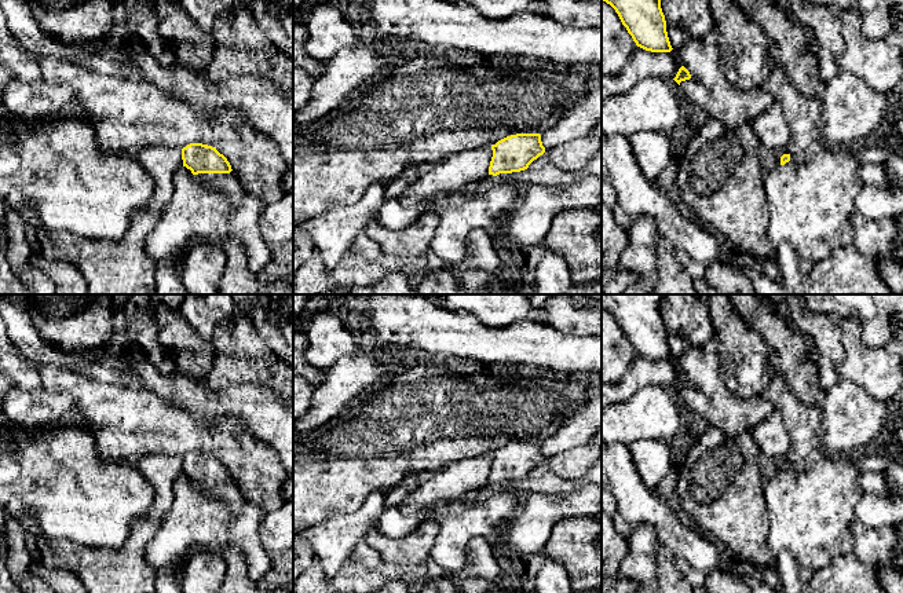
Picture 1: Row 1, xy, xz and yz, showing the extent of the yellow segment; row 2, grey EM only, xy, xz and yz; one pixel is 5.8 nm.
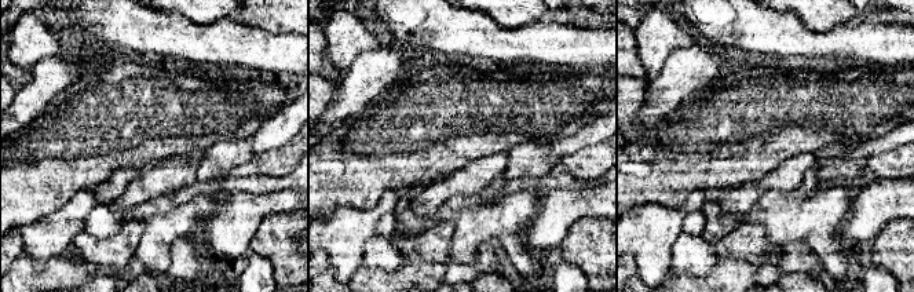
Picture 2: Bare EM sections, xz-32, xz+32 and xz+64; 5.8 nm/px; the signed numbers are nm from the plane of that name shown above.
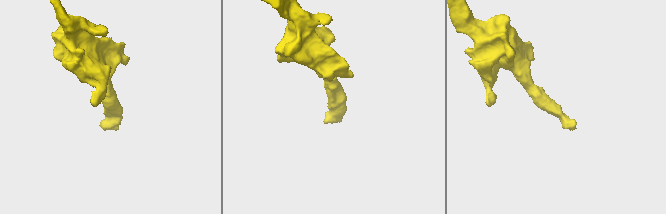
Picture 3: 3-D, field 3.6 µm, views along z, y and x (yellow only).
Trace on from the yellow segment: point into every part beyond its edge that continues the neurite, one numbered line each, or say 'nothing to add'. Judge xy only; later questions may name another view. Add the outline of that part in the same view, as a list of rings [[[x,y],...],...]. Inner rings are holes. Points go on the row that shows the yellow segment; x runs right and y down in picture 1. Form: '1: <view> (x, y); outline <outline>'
1: xy (227, 185); outline [[[234,171],[230,173],[198,173],[195,176],[208,188],[222,194],[231,206],[241,205],[248,195],[246,188],[242,186]]]

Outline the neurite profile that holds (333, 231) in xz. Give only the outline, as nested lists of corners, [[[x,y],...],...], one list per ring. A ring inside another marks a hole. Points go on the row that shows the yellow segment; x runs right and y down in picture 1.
[[[374,183],[355,204],[333,205],[323,213],[293,223],[293,241],[308,235],[326,268],[334,268],[355,237],[368,230],[369,217],[385,201],[385,184]]]

